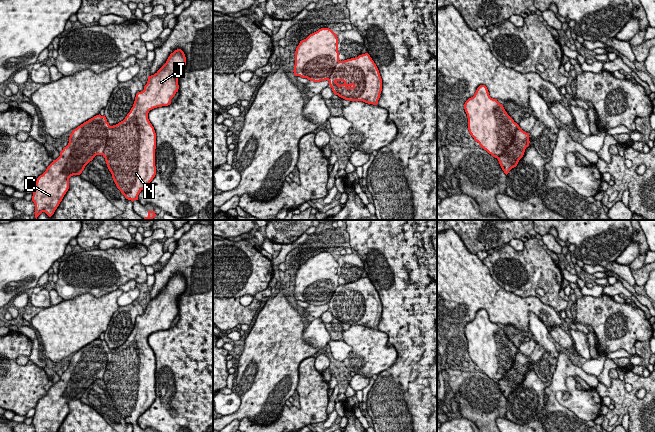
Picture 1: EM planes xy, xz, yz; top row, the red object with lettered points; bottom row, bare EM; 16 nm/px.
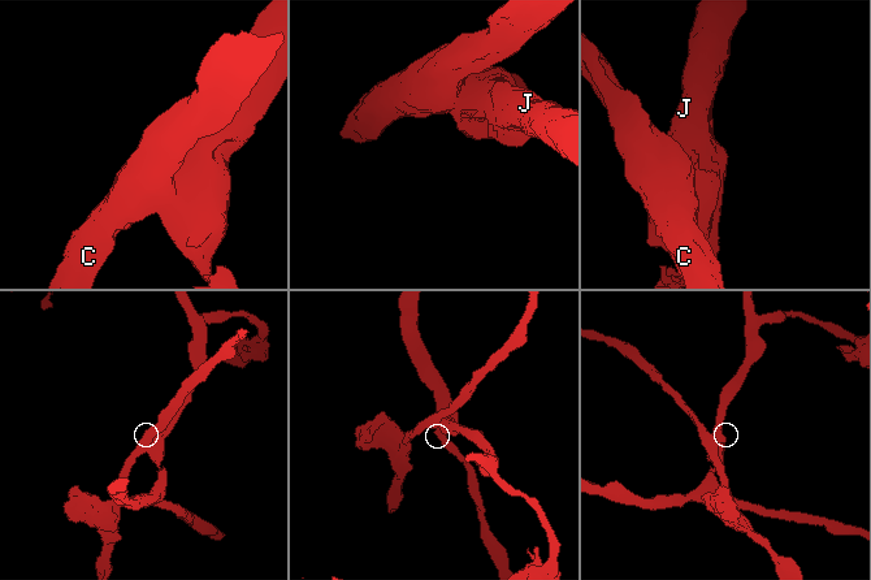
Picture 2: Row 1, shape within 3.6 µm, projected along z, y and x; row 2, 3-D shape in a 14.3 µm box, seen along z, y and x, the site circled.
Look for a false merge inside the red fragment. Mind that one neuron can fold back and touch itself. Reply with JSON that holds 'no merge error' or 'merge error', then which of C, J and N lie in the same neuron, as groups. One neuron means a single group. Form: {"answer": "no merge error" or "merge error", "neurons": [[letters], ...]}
{"answer": "merge error", "neurons": [["C"], ["J", "N"]]}

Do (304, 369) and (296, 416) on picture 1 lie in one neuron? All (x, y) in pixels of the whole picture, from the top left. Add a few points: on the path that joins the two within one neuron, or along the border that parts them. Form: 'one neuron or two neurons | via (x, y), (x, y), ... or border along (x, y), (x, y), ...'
one neuron | via (306, 381), (306, 404)

